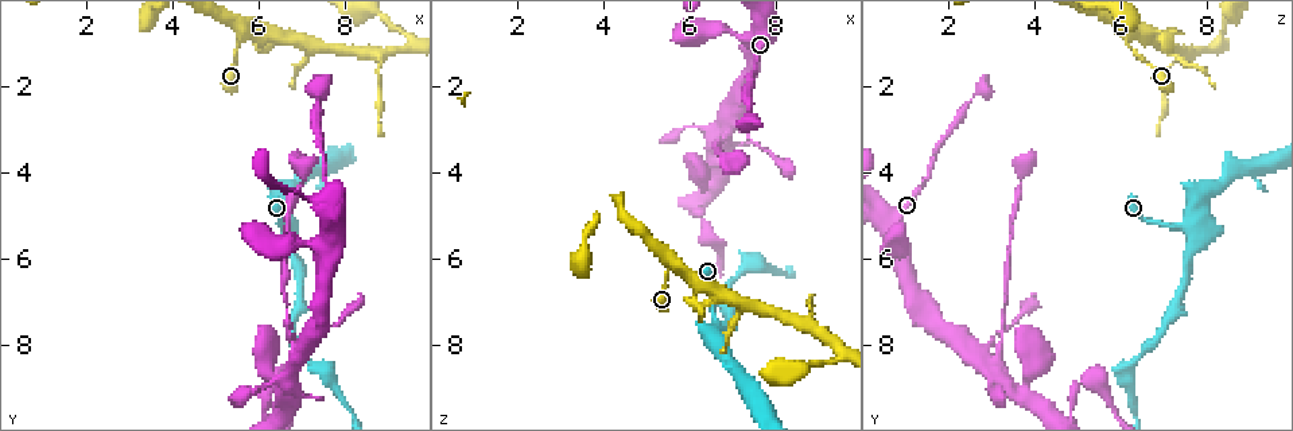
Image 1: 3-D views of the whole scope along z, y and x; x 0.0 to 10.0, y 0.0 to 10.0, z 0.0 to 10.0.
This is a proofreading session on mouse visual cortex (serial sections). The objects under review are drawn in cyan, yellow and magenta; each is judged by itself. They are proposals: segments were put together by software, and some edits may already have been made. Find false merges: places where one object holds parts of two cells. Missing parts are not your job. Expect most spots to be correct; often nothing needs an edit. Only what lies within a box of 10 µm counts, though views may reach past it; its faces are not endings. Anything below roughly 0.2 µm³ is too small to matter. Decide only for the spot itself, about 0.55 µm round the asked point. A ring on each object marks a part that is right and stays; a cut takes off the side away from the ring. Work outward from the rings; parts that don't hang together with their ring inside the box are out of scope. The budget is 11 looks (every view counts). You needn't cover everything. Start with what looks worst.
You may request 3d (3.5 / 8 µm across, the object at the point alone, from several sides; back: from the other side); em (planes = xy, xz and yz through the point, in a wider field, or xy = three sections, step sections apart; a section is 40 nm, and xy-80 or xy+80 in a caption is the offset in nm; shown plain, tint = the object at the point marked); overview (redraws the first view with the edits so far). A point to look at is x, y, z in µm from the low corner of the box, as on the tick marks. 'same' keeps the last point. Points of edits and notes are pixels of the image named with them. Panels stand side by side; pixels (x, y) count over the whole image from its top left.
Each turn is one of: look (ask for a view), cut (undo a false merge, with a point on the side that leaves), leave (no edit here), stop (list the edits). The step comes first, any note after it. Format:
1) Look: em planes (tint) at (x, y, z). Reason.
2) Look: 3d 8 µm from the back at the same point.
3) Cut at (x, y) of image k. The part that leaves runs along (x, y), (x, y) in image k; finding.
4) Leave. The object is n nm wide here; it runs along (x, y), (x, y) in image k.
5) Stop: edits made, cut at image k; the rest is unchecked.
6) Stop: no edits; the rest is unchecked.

Look: 3d 3.5 µm at (5.60, 0.95, 6.15).

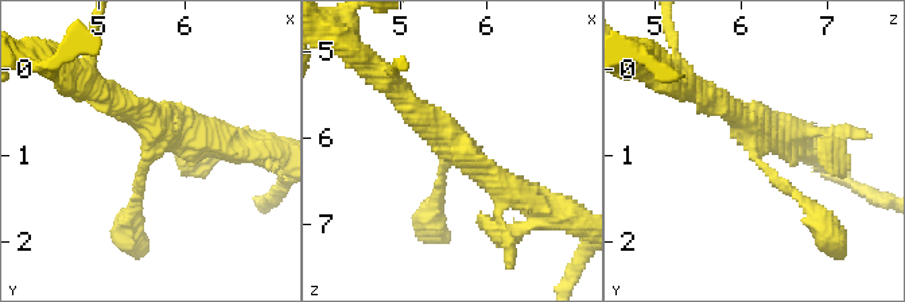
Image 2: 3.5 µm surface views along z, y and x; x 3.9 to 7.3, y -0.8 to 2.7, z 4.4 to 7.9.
Look: em planes (tint) at (5.60, 0.95, 6.15).

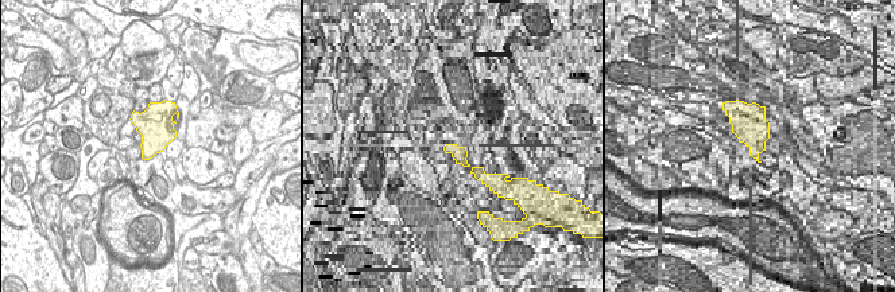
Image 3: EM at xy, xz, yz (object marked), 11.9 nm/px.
Leave. It runs along (133, 208), (142, 162), (166, 136), (228, 146) in image 2; one cell here.

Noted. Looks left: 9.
Look: 3d 8 µm at (6.85, 8.50, 2.80). Abrupt turn.

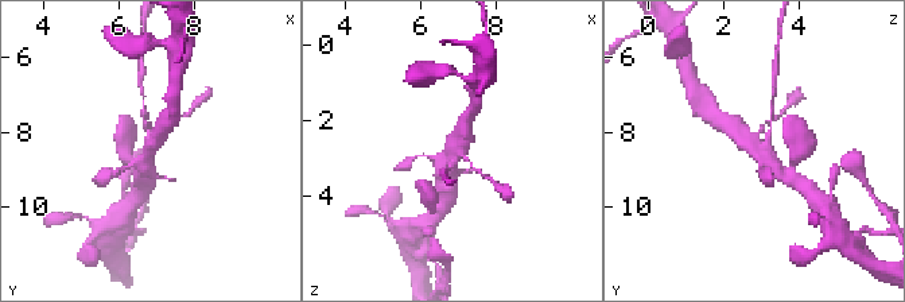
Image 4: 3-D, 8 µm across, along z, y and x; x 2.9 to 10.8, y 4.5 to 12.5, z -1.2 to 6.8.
Look: em xy step 1 (tint) at the same point.

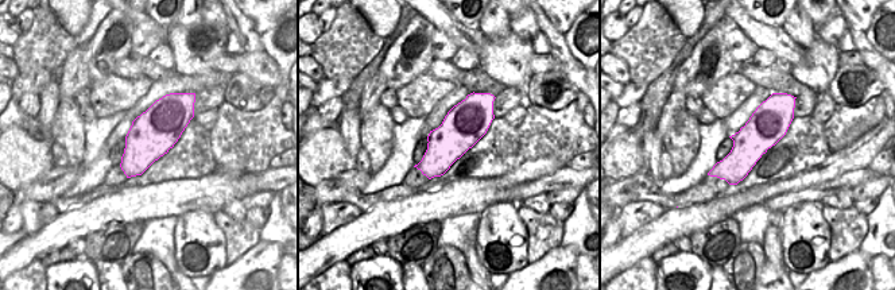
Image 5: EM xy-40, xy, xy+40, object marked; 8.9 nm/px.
Leave. One cell here.

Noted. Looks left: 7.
Look: 3d 3.5 µm at (6.15, 9.05, 5.00). Sudden change in width.

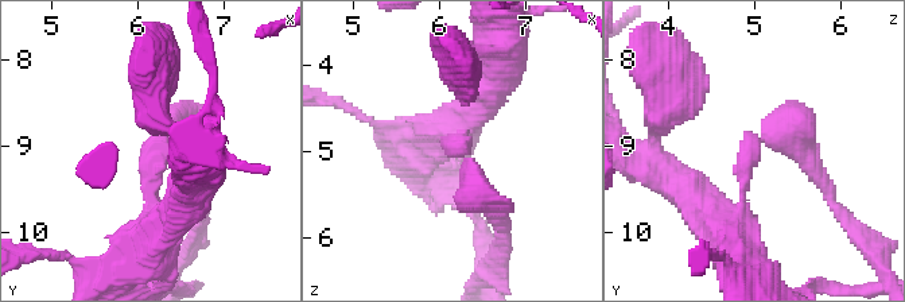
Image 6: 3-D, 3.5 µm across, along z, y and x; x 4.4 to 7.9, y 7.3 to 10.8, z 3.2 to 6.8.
Look: em xy step 3 (tint) at (6.20, 9.05, 4.95). Need the tissue.

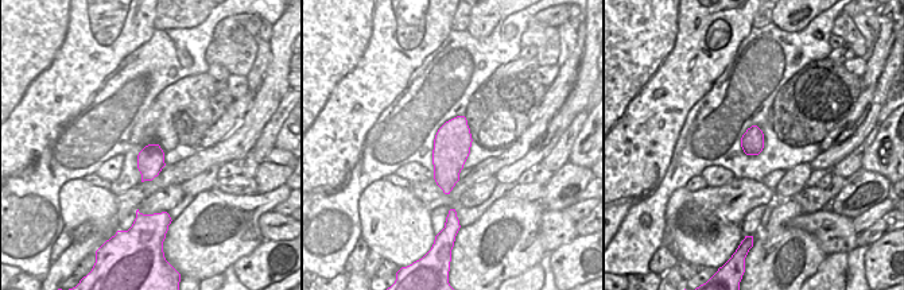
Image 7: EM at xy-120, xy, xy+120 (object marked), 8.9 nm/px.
Leave. The arms are 250, 300 nm wide; it runs along (466, 117), (454, 142), (490, 204) in image 6; continuous, no second cell.

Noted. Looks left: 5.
Look: 3d 3.5 µm at (6.50, 5.75, 0.70). Calibre changes.

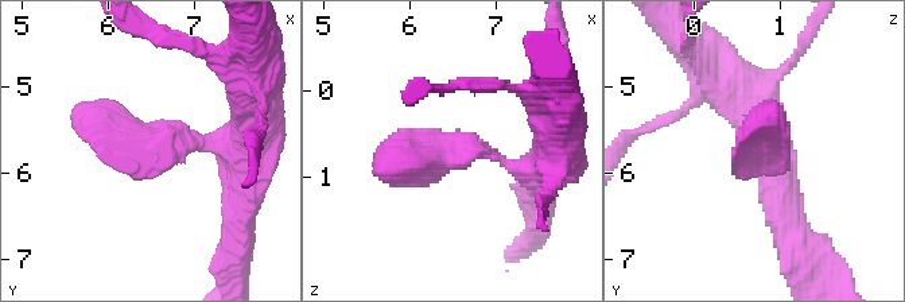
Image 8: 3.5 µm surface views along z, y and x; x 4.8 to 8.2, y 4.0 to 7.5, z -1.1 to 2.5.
Look: em xy step 1 (plain) at (6.55, 5.70, 0.70). Need the tissue.

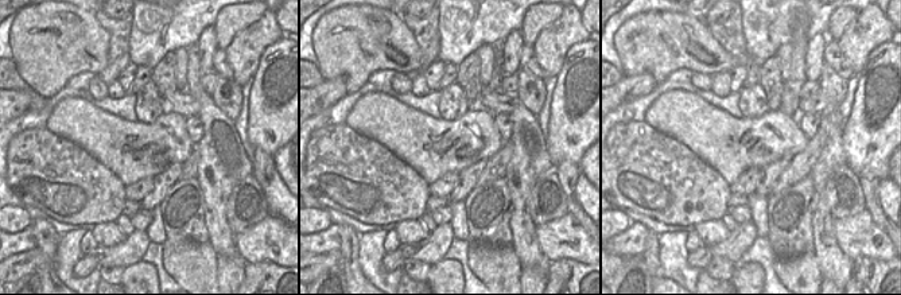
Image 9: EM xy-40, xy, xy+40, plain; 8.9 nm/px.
Look: em xy step 1 (tint) at the same point.

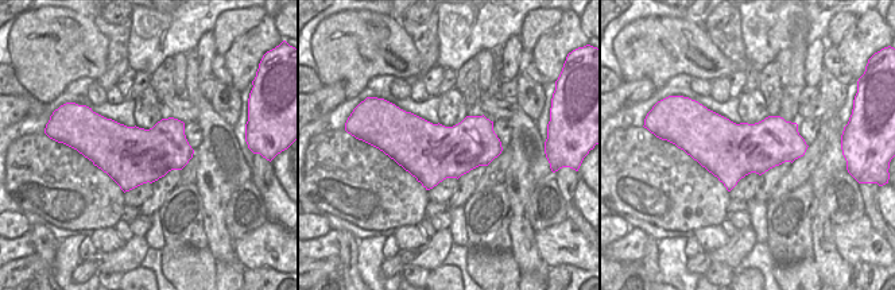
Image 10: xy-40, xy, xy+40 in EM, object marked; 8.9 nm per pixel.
Leave. The object is 550 nm wide here; it runs along (249, 136), (129, 146), (76, 108) in image 8; one cell here.

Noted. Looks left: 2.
Stop: no edits; the rest is unchecked.

